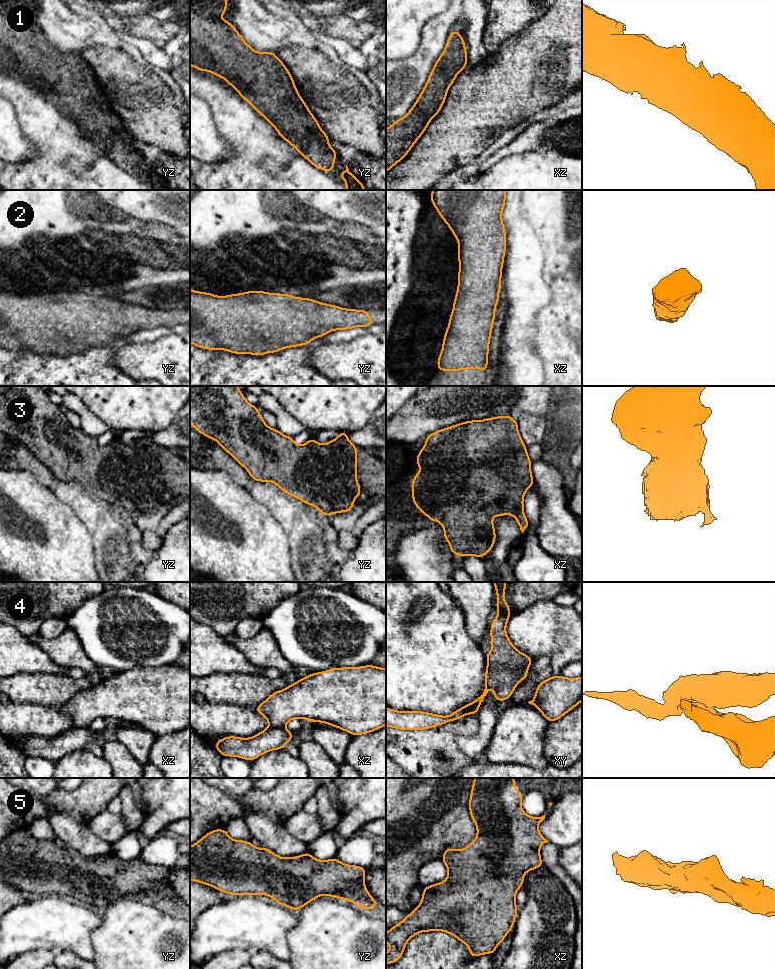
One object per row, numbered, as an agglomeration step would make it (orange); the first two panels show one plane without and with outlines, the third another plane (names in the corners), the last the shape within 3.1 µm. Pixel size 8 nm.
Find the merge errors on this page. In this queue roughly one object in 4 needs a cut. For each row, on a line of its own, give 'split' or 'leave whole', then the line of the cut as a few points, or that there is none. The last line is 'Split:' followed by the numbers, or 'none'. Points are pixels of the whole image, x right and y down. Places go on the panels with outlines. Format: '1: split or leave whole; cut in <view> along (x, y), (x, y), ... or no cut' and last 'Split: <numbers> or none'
1: leave whole; no cut
2: leave whole; no cut
3: leave whole; no cut
4: split; cut in xz along (270, 726), (283, 728)
5: leave whole; no cut
Split: 4

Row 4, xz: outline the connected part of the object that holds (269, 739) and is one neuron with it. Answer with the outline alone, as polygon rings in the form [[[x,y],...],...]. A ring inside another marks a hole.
[[[269,727],[246,739],[226,736],[217,741],[213,747],[219,751],[222,757],[239,757],[253,761],[267,752],[283,749],[294,736],[294,732],[284,728]]]

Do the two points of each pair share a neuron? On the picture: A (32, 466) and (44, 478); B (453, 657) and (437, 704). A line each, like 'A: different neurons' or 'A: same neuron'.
A: same neuron
B: same neuron

